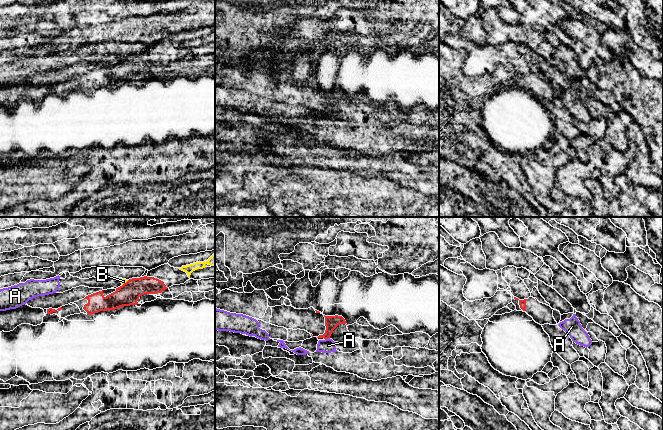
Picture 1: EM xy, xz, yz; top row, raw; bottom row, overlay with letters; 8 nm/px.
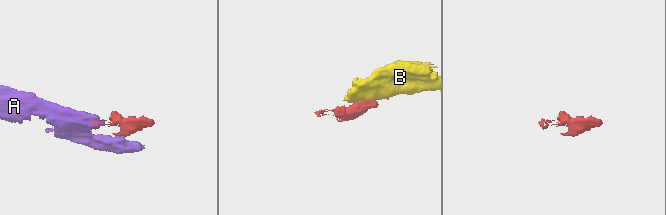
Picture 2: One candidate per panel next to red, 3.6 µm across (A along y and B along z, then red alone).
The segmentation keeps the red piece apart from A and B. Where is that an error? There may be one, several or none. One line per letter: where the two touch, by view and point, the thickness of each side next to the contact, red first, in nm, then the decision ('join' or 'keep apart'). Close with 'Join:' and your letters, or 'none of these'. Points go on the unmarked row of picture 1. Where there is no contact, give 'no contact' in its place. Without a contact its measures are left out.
A: contact xz (327, 114); calibres 110 and 110 nm; keep apart
B: contact xy (126, 58); calibres 180 and 40 nm; keep apart
Join: none of these

